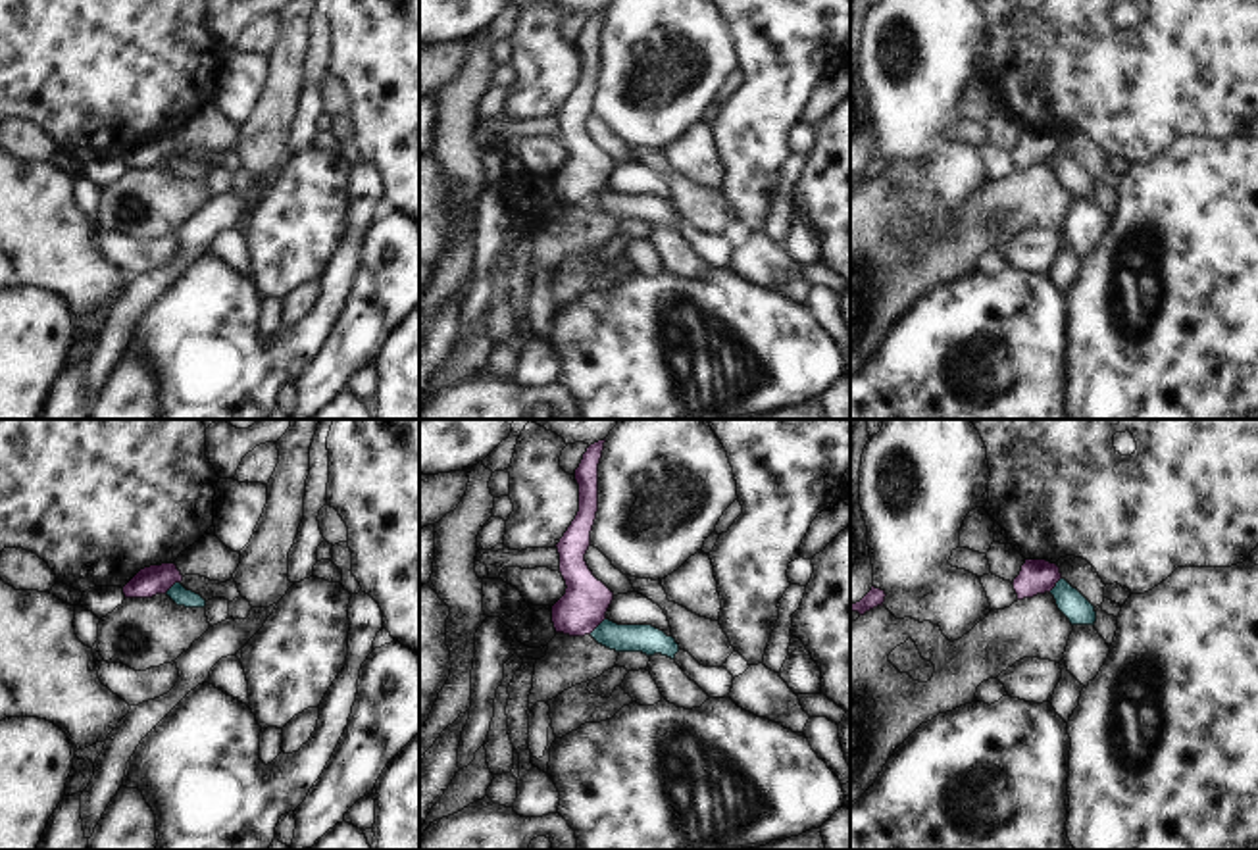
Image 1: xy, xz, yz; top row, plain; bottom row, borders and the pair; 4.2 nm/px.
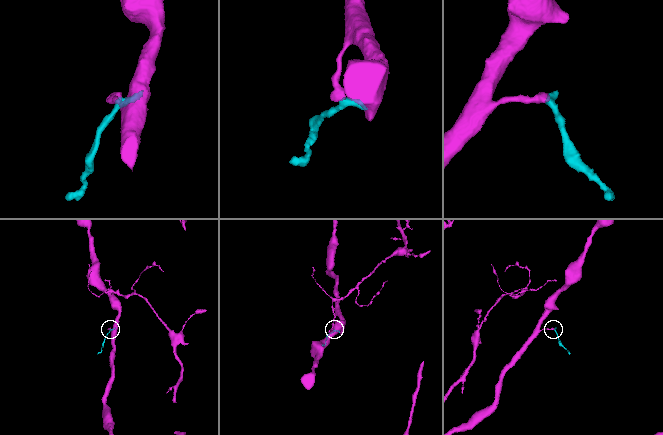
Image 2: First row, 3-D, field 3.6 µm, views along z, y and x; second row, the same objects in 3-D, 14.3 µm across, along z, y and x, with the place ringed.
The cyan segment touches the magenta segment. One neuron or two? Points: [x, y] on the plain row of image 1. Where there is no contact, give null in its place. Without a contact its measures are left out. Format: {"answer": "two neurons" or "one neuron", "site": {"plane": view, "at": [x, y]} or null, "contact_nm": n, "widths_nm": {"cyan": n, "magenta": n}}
{"answer": "two neurons", "site": {"plane": "xy", "at": [174, 154]}, "contact_nm": 90, "widths_nm": {"cyan": 80, "magenta": 130}}

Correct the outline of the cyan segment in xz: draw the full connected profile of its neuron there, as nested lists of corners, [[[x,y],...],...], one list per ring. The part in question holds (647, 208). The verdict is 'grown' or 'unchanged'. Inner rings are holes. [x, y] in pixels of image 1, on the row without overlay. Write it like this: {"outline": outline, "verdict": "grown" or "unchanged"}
{"outline": [[[604,188],[591,206],[616,221],[642,221],[646,225],[662,223],[671,229],[679,221],[675,208],[652,194],[617,194]]], "verdict": "unchanged"}

